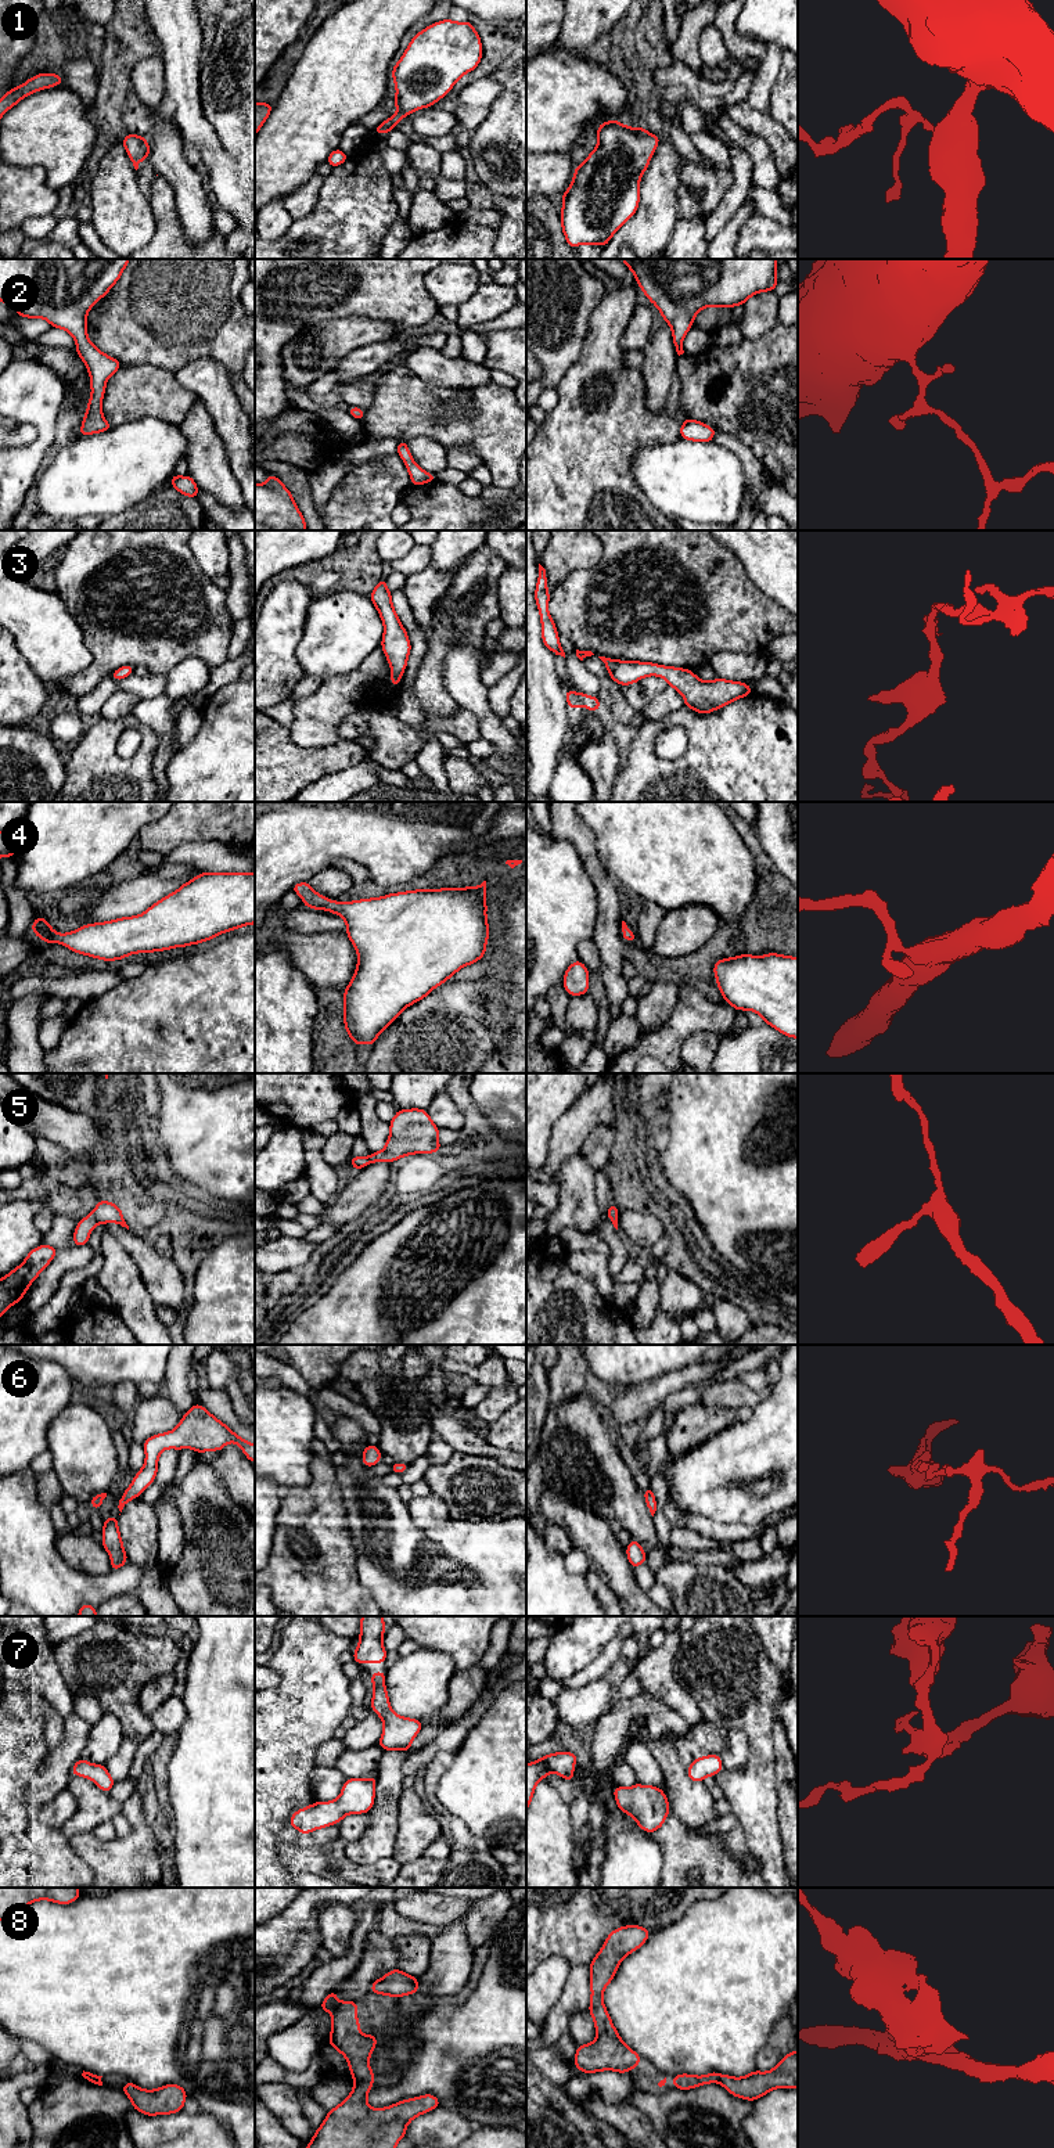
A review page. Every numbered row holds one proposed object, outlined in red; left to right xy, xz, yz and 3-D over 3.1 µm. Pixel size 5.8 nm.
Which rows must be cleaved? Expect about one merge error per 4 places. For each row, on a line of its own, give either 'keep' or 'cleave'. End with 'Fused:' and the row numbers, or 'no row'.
1: keep
2: keep
3: keep
4: keep
5: keep
6: keep
7: keep
8: cleave
Fused: 8

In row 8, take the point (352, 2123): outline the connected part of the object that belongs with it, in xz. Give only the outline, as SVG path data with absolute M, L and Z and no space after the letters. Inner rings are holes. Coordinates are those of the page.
M370 2082L353 2083L353 2091L338 2106L328 2111L306 2148L396 2148L396 2144L406 2136L407 2124L414 2118L440 2105L438 2097L424 2094L386 2108L370 2108L367 2094L371 2088L373 2083Z

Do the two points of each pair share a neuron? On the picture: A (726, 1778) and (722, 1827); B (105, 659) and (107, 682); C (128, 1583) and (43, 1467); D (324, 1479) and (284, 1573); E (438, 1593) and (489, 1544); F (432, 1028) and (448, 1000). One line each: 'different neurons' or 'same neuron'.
A: different neurons
B: different neurons
C: different neurons
D: same neuron
E: same neuron
F: same neuron

